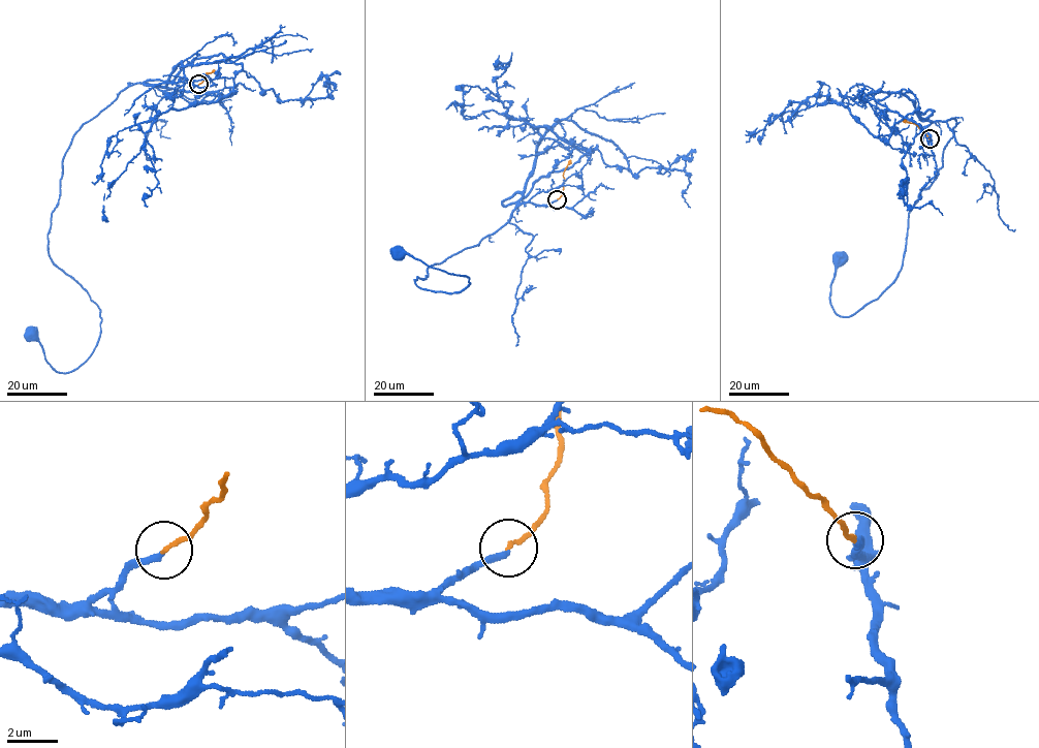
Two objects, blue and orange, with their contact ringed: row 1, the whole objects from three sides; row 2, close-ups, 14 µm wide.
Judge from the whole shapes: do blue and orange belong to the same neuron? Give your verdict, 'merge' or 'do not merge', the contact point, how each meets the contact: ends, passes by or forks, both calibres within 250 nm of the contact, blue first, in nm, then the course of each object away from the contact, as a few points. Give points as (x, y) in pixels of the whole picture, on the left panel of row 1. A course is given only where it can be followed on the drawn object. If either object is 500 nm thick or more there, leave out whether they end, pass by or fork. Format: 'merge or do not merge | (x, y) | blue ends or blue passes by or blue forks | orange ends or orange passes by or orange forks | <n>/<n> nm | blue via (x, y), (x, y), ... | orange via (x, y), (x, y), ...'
merge | (198, 84) | blue ends | orange ends | 240/170 nm | blue via (198, 85), (132, 84), (75, 133), (49, 253), (95, 303), (101, 334), (64, 372), (32, 333) | orange via (198, 85), (207, 72), (215, 71)

